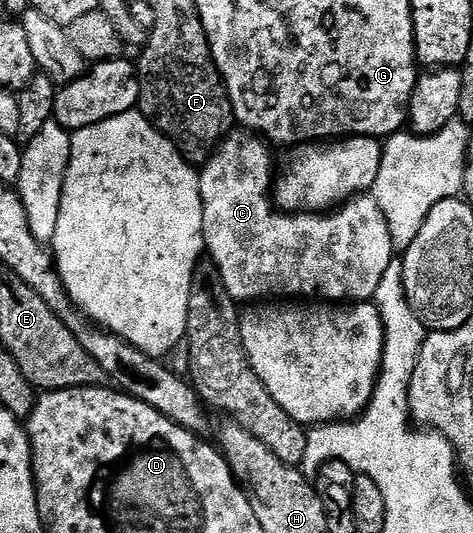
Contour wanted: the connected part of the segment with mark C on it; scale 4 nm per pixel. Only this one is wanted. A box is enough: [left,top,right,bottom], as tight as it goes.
[199,129,395,301]

